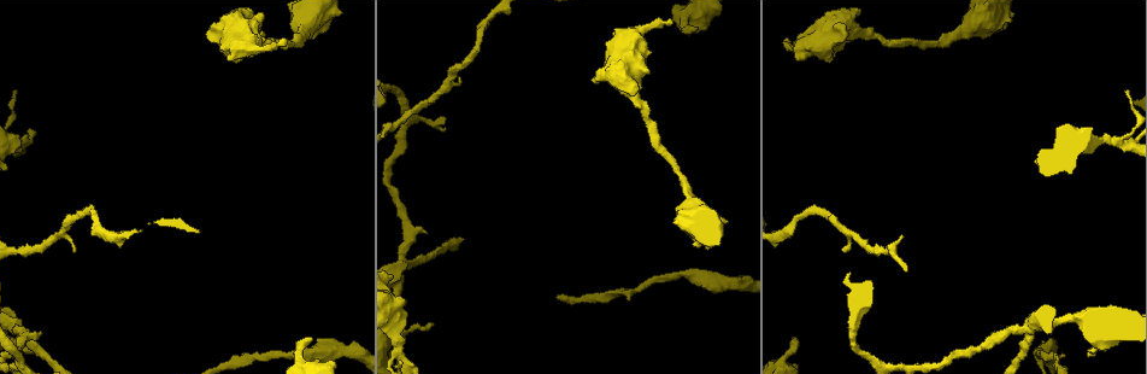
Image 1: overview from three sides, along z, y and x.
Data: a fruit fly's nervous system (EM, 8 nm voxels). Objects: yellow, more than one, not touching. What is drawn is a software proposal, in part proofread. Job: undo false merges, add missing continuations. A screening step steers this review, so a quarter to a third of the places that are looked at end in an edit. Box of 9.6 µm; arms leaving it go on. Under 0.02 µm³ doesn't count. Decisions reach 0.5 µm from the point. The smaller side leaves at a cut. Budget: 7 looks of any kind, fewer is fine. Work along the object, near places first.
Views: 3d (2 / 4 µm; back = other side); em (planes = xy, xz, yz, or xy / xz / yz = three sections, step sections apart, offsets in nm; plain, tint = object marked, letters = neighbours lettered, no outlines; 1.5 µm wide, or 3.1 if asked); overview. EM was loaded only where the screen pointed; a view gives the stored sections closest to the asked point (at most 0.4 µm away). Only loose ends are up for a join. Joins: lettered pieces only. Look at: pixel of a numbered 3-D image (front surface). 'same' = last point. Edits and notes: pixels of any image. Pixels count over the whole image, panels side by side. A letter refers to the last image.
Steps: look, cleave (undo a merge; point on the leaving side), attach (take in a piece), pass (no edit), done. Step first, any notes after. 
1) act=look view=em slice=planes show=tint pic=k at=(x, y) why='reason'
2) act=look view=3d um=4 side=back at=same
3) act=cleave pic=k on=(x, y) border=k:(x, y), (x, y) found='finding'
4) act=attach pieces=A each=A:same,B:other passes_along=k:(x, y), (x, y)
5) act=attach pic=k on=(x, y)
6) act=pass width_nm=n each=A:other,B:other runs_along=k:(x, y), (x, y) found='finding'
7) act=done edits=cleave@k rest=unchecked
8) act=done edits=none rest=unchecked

act=look view=3d um=4 pic=1 at=(670, 22) why='branch stops here'

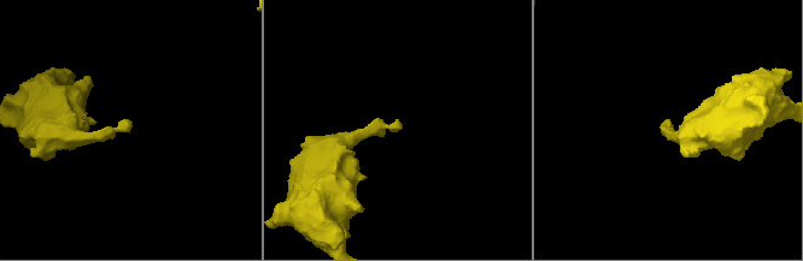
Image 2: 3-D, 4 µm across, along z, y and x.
act=look view=em slice=xy step=8 show=tint pic=2 at=(398, 128) why='shape alone is not enough'

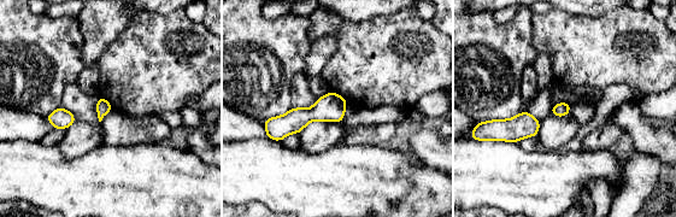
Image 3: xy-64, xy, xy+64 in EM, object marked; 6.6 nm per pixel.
act=look view=em slice=planes show=letters at=same why='another direction'

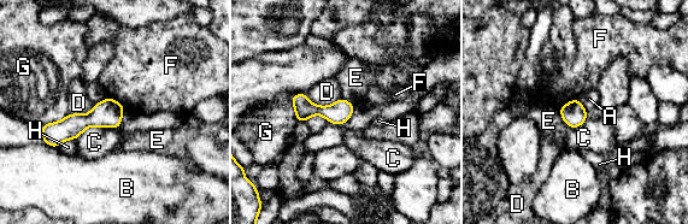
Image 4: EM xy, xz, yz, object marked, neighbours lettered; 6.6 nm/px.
act=pass each=A:other,B:other,C:other,D:other,E:other,F:other,G:other,H:other found='none of them fits'

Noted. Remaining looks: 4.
act=look view=3d um=4 pic=1 at=(696, 29) why='free end'

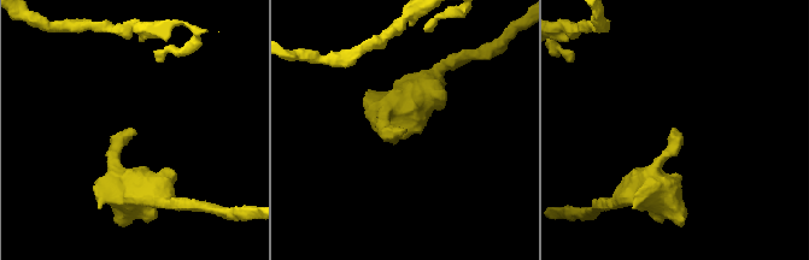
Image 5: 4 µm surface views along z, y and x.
act=look view=em slice=yz step=8 show=letters pic=5 at=(677, 132) why='need the tissue'

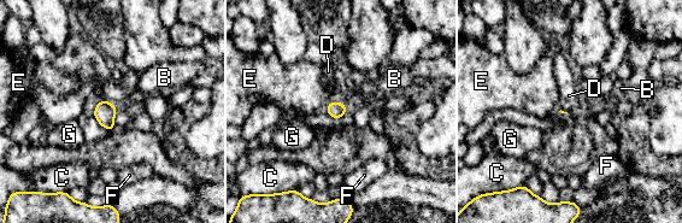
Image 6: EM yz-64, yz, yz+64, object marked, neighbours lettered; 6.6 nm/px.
act=look view=em slice=planes show=letters at=same

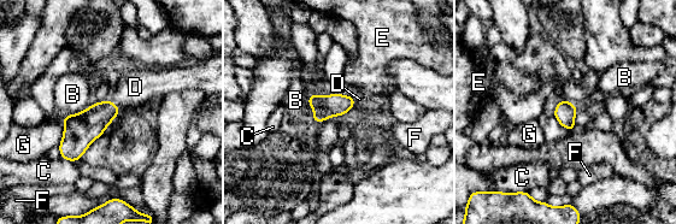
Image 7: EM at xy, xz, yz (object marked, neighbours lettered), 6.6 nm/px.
act=attach pieces=D each=B:other,C:other,D:same,E:other,F:other,G:other passes_along=7:(84, 128), (113, 104), (135, 87) found='the cell continues'

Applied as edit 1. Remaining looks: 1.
act=look view=em slice=planes show=letters pic=1 at=(460, 78) why='tapers out'

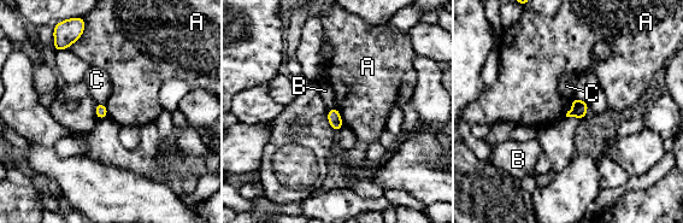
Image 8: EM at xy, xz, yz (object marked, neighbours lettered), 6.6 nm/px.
act=pass each=A:other,B:other,C:other border=8:(571, 99), (572, 107), (565, 116) found='none of them fits'

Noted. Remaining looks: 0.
act=done edits=attach@7 rest=unchecked

